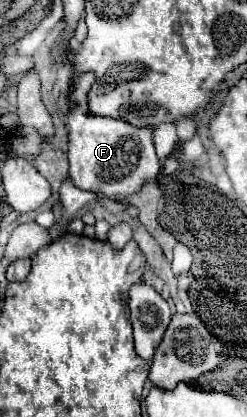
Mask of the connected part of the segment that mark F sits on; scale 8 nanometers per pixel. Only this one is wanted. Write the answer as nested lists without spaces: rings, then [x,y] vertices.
[[[95,73],[71,75],[71,89],[67,91],[67,139],[69,139],[69,175],[79,189],[93,191],[105,197],[129,195],[141,189],[141,185],[157,177],[159,159],[153,147],[153,131],[149,127],[133,127],[123,119],[99,117],[89,113],[87,93],[95,83]]]

